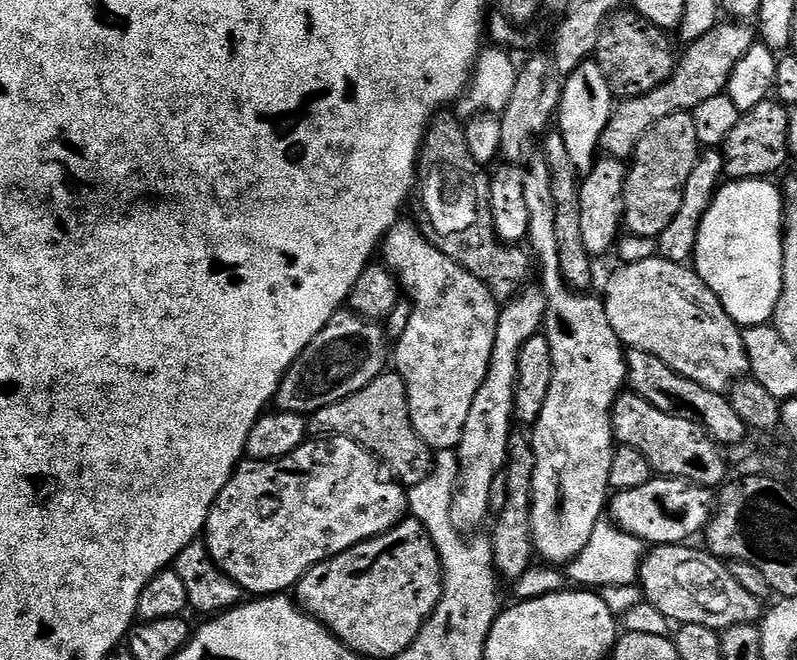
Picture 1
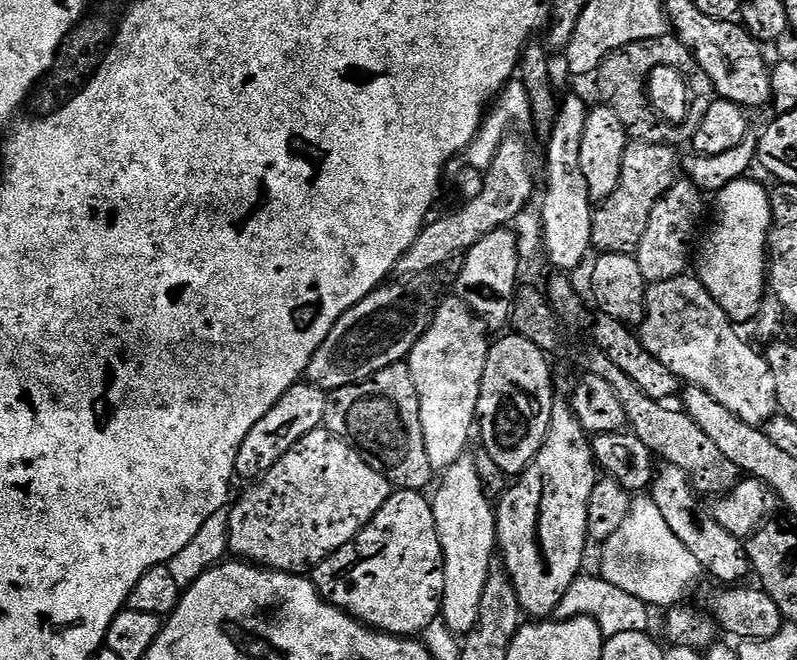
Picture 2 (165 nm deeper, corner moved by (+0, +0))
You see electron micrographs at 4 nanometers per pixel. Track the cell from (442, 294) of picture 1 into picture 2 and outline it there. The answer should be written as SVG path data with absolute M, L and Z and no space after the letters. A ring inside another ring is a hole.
M444 298L436 309L432 325L422 334L406 361L418 390L422 438L433 470L454 466L454 462L469 451L468 439L474 436L478 394L482 390L482 374L490 347L490 340L484 335L480 321L461 300Z

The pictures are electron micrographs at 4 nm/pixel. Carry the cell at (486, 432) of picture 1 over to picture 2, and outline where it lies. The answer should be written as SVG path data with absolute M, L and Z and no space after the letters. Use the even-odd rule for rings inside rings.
M465 454L454 462L454 466L443 469L444 476L435 485L436 497L431 497L434 522L438 526L438 538L442 542L444 569L446 570L446 586L444 587L444 607L442 619L446 627L457 634L467 634L476 627L478 622L478 602L482 602L482 590L486 588L486 578L493 571L492 556L497 555L496 543L496 514L493 501L488 500L482 492L482 482L479 481L478 471L471 455Z

